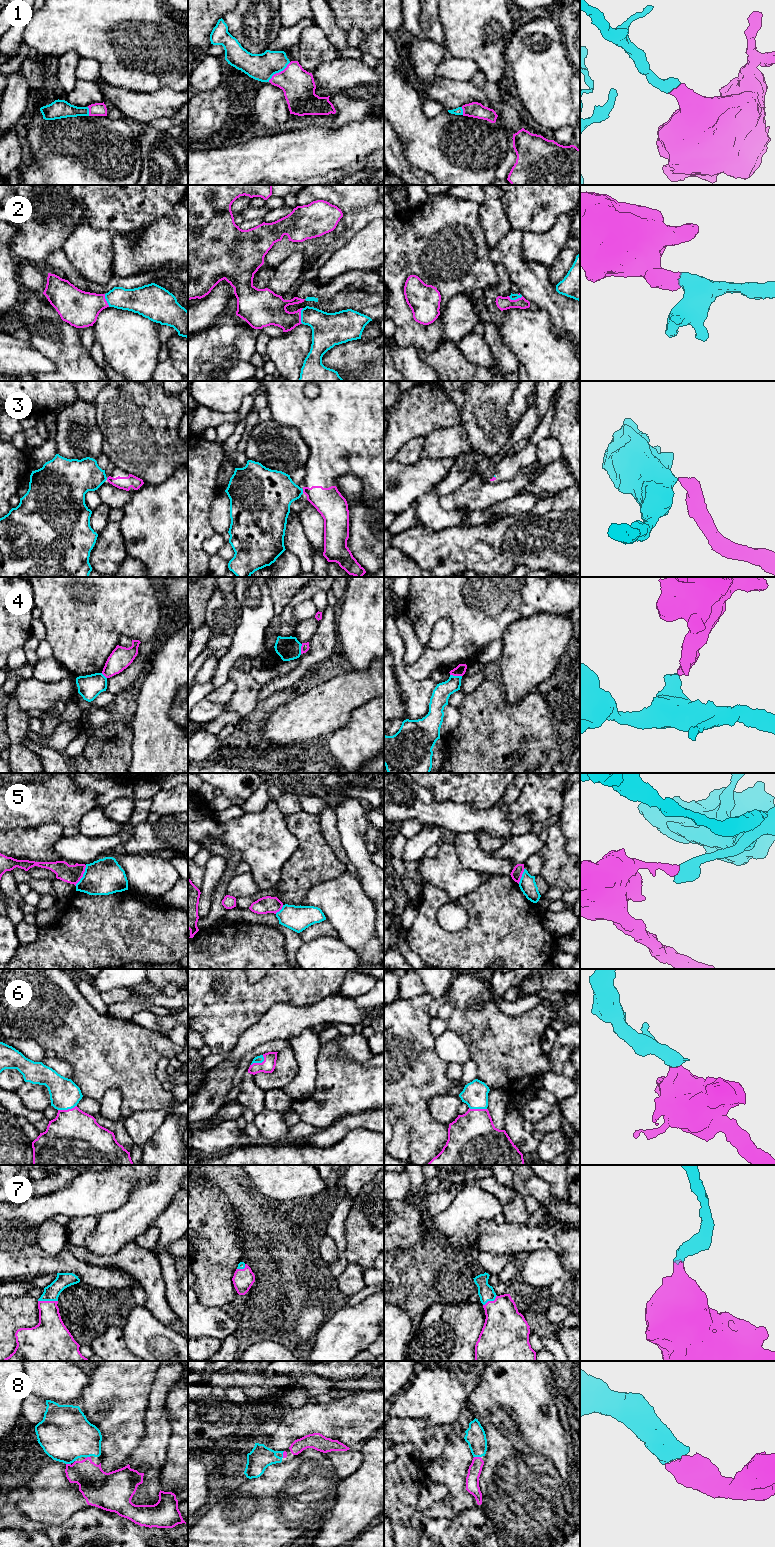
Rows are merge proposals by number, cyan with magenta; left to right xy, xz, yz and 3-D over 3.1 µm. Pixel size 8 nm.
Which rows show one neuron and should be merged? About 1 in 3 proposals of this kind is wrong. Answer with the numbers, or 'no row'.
1, 2, 6, 7, 8

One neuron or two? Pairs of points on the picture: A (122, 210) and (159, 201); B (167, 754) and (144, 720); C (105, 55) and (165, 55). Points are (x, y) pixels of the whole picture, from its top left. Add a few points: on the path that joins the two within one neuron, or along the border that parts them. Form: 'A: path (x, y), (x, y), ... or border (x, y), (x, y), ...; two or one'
A: path (131, 207), (140, 207), (147, 201), (150, 201); one
B: path (159, 746), (152, 728); one
C: path (120, 55), (150, 55); one

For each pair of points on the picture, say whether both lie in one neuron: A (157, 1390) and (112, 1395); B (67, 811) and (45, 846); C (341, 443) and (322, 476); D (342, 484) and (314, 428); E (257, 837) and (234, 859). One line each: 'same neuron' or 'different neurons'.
A: different neurons
B: different neurons
C: same neuron
D: different neurons
E: different neurons

